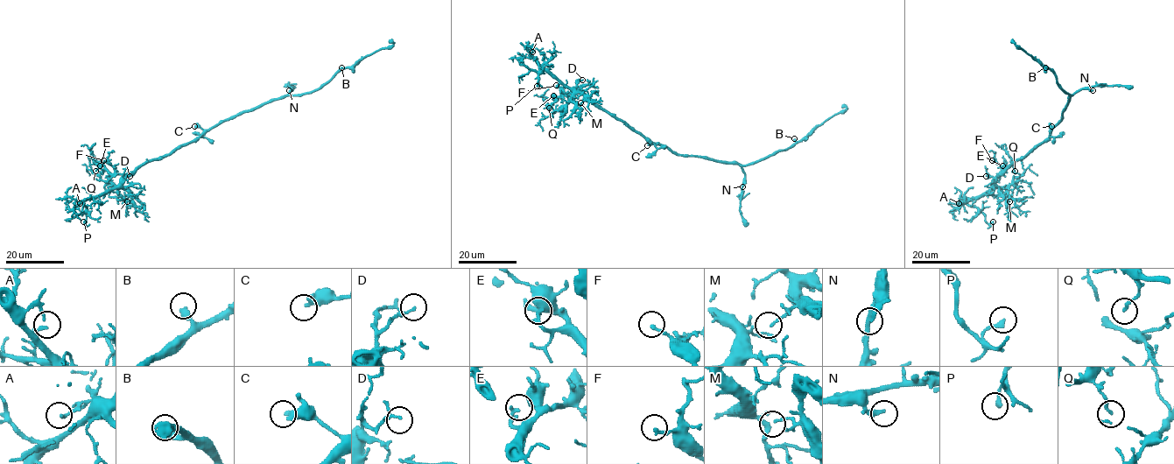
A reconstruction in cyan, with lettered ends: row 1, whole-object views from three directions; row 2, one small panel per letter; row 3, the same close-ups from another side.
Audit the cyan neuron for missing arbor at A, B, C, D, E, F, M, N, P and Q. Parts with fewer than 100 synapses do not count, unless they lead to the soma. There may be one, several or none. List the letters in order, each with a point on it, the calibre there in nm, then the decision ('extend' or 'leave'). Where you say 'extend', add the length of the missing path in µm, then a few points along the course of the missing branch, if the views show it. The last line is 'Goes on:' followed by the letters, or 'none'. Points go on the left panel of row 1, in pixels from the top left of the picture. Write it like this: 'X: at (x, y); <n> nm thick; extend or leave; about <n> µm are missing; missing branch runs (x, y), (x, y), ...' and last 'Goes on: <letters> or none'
A: at (80, 203); 170 nm thick; leave
B: at (341, 67); 400 nm thick; leave
C: at (194, 126); 440 nm thick; leave
D: at (130, 176); 140 nm thick; leave
E: at (100, 165); 220 nm thick; leave
F: at (103, 160); 150 nm thick; leave
M: at (127, 201); 90 nm thick; leave
N: at (289, 90); 200 nm thick; leave
P: at (83, 221); 240 nm thick; leave
Q: at (95, 171); 150 nm thick; leave
Goes on: none

